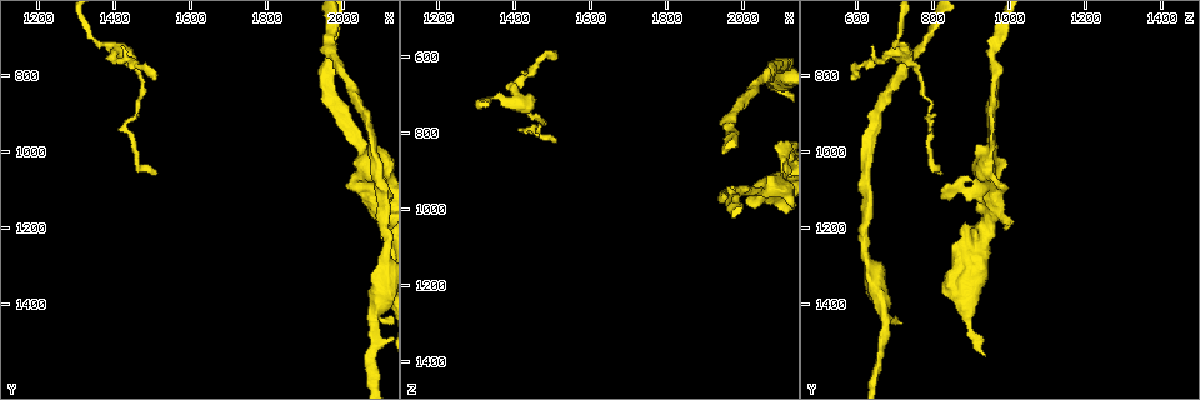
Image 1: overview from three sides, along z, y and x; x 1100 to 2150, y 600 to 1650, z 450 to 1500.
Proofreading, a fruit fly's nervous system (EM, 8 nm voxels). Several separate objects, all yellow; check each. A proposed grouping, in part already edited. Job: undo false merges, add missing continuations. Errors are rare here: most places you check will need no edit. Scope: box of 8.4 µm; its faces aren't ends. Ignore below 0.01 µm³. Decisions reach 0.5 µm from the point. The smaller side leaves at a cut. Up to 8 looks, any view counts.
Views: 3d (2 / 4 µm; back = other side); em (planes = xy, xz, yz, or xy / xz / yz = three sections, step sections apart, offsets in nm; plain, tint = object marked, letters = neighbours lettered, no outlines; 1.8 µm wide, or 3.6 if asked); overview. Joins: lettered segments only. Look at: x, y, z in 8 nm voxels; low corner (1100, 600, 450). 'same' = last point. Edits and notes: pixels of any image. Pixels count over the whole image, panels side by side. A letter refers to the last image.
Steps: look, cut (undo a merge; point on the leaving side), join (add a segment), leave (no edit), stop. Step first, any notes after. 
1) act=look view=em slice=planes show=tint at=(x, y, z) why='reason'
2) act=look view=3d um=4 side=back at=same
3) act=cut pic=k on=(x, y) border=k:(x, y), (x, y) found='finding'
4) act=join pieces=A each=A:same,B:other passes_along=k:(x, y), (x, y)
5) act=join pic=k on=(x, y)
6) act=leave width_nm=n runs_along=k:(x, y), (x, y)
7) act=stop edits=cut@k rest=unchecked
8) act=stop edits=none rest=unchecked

act=look view=3d um=4 at=(2080, 1425, 670) why='thick turns thin'

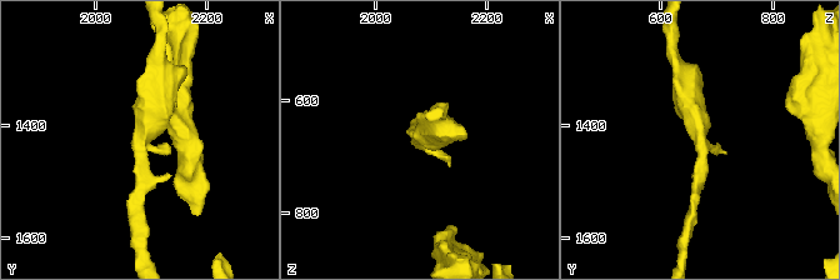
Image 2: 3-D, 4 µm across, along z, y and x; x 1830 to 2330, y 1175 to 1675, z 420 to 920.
act=look view=em um=3.6 slice=yz step=8 show=letters at=(2085, 1425, 675) arm_widths_nm=190,420

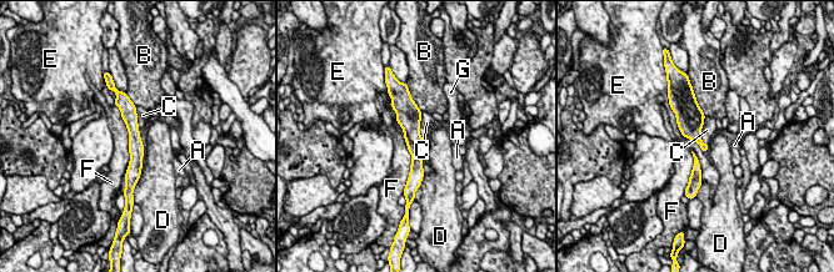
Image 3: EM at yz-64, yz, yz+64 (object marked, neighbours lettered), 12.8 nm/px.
act=leave width_nm=190 longest_contact=F:1000nm each=A:other,B:other,C:other,D:other,E:other,F:other,G:other found='one cell here'

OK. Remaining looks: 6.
act=look view=em um=3.6 slice=planes show=letters at=(2080, 1045, 940)

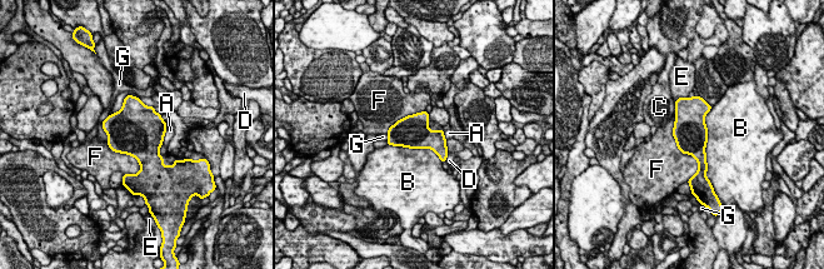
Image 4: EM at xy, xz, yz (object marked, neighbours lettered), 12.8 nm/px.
act=leave each=A:other,B:other,C:other,D:other,E:other,F:other,G:other border=4:(712, 106), (705, 115), (705, 177) found='all the same cell'

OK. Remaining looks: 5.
act=look view=3d um=2 at=(1510, 810, 590) why='tapers out'

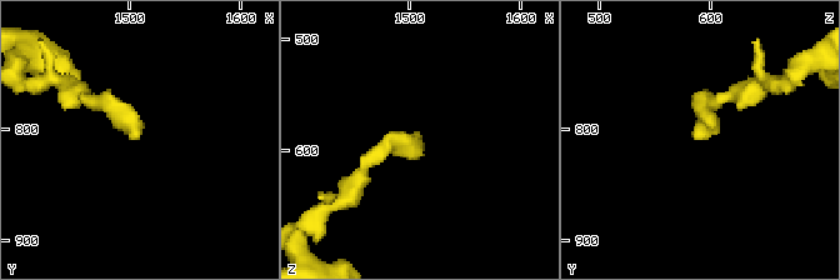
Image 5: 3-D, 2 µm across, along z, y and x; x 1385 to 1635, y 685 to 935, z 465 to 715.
act=look view=em um=3.6 slice=xz step=4 show=tint at=(1512, 806, 584)

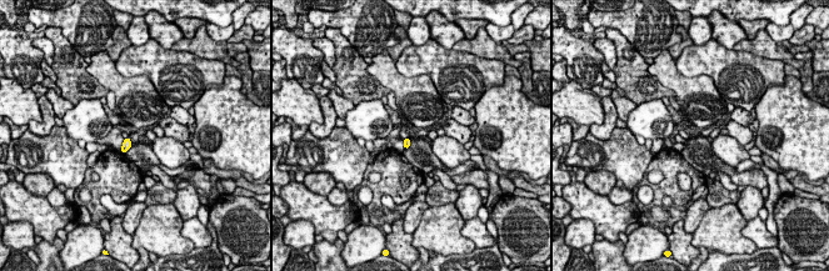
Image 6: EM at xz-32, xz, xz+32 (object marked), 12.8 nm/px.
act=look view=em um=3.6 slice=xz step=4 show=letters at=same why='see the neighbours'

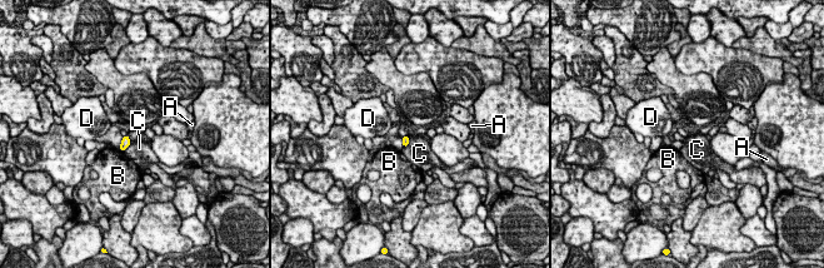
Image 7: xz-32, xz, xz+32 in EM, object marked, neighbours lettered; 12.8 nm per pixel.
act=leave width_nm=100 each=A:other,B:other,C:other,D:other border=7:(409, 138), (409, 143), (403, 147) found='no lettered segment goes on from it'

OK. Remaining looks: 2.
act=stop edits=none rest=unchecked

